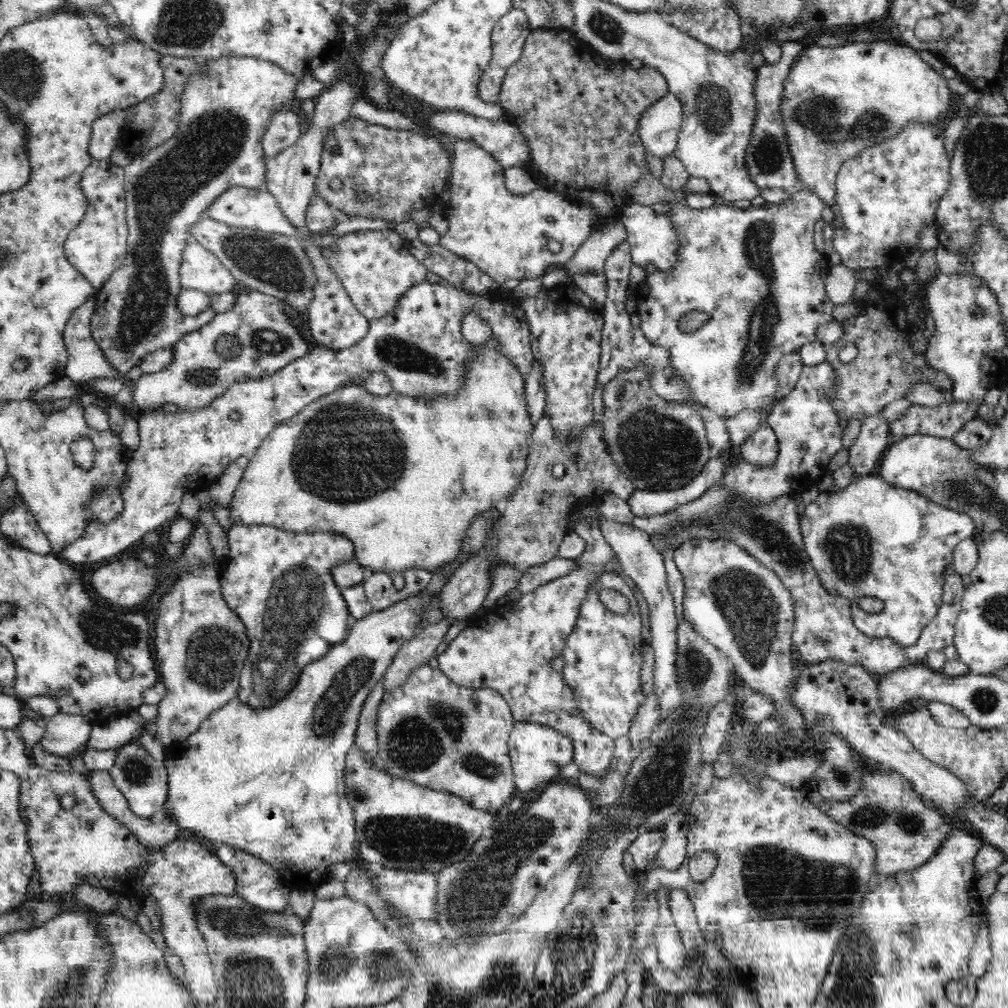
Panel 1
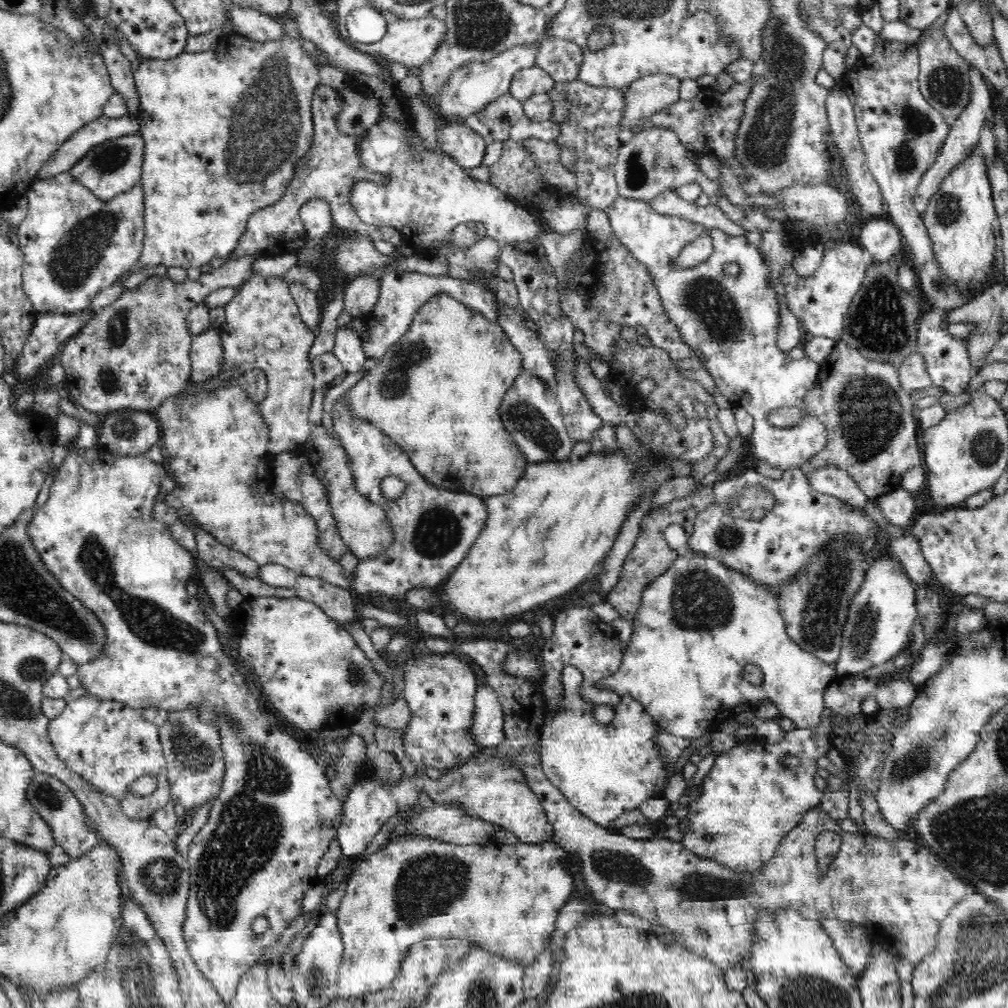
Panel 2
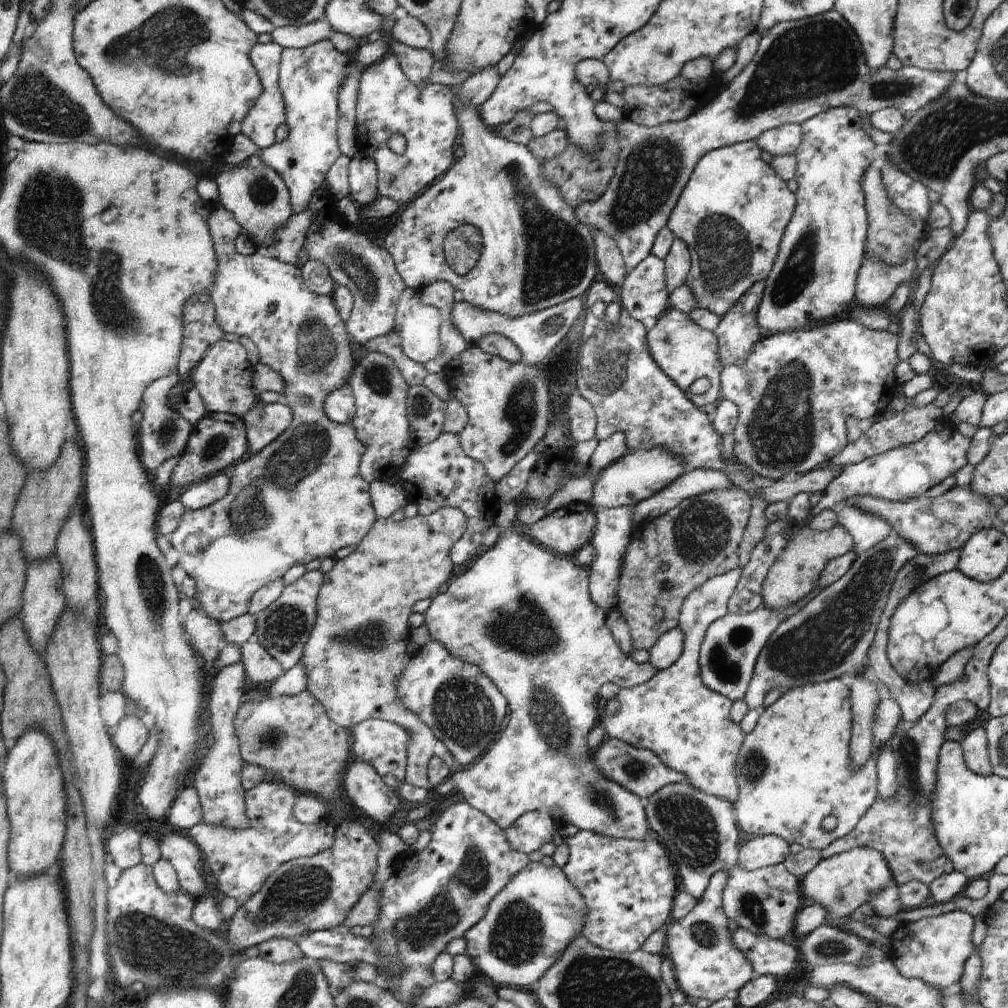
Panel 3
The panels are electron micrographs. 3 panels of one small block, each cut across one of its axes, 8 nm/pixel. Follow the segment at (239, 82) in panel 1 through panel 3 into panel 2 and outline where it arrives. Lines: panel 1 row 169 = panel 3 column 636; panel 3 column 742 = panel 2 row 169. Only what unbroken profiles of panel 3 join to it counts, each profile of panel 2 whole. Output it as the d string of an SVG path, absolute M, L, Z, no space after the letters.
M140 132L121 138L112 138L101 143L100 146L94 146L74 165L74 168L70 168L68 174L92 191L96 198L104 201L112 200L117 194L131 190L132 186L141 182L144 152L145 143Z

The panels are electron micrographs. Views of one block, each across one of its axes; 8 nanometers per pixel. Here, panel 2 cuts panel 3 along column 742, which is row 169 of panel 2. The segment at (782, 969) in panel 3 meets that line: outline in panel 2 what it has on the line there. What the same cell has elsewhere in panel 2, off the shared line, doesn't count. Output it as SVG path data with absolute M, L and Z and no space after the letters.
M968 62L968 66L971 84L968 105L964 108L964 112L958 116L957 122L954 122L951 125L949 134L947 135L945 144L943 145L939 156L935 159L934 164L932 164L933 166L923 175L918 191L916 191L914 205L916 205L916 211L920 213L920 216L923 215L932 196L940 191L944 180L958 166L961 166L960 162L964 162L964 158L968 158L968 156L977 148L980 135L984 132L986 127L984 122L986 122L985 114L990 103L989 91L986 88L985 78L978 70L976 70L976 67L970 64L970 62Z

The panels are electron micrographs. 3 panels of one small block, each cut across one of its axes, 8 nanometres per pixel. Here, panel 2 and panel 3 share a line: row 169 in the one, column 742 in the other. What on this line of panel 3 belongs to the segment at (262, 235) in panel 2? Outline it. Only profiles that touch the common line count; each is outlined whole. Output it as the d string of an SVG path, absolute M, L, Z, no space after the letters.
M763 282L748 288L740 301L721 318L718 327L713 331L718 340L722 368L729 365L736 367L744 365L754 344L764 338L762 334L766 330L762 330L757 322L759 303L765 288Z

